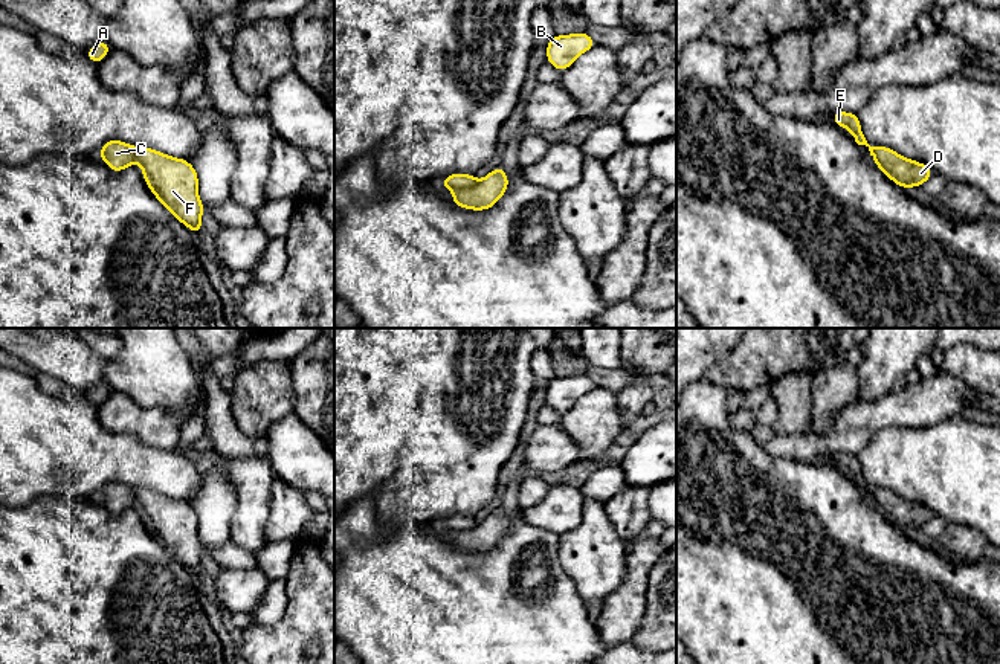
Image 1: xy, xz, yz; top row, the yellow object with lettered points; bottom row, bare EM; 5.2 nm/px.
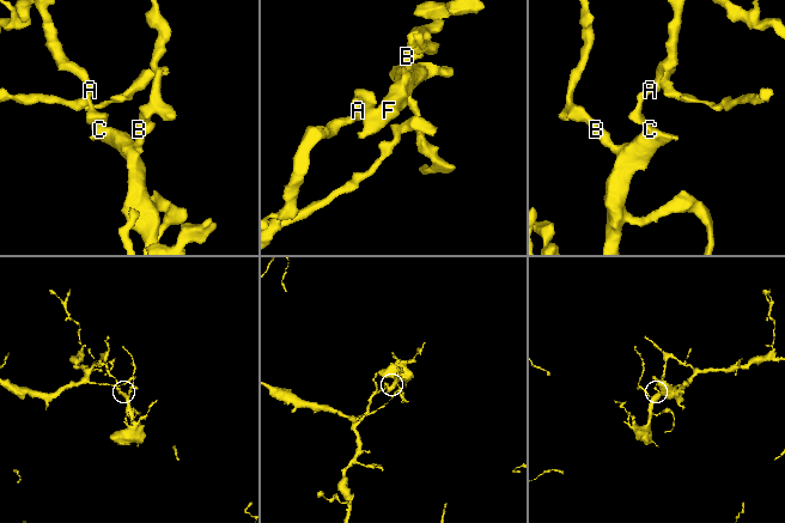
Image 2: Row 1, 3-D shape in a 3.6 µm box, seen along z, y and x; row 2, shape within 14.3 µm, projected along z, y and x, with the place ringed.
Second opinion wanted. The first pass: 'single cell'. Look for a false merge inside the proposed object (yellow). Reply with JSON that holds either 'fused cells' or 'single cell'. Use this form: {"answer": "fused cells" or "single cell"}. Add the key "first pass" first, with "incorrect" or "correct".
{"first pass": "incorrect", "answer": "fused cells"}

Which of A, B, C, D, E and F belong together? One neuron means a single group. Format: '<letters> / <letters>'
A C E / B D F

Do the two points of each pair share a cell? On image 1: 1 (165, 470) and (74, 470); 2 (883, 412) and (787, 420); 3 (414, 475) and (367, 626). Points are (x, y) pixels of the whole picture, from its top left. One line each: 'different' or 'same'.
1: same
2: different
3: different

